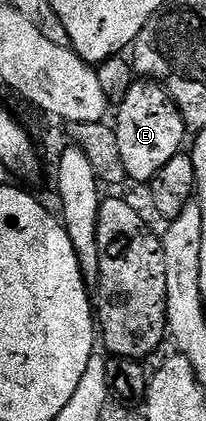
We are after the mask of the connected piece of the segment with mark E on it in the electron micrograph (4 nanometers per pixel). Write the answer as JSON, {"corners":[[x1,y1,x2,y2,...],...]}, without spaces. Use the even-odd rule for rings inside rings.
{"corners":[[137,79,117,109,120,110,116,113,114,128,118,135,118,149,122,151,122,163,133,182,151,183,154,175,158,175,158,171,185,148,186,126,180,108,157,81]]}

